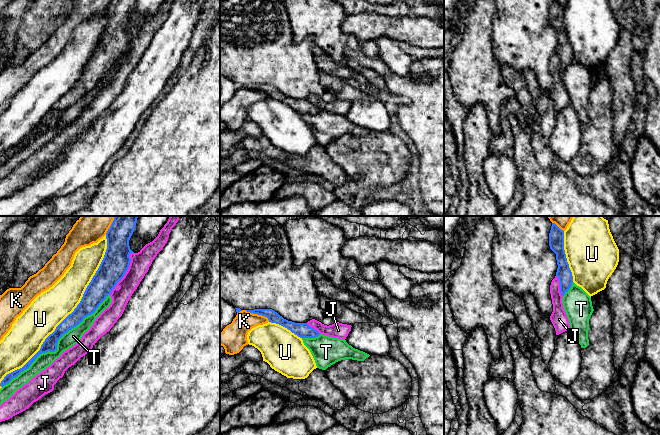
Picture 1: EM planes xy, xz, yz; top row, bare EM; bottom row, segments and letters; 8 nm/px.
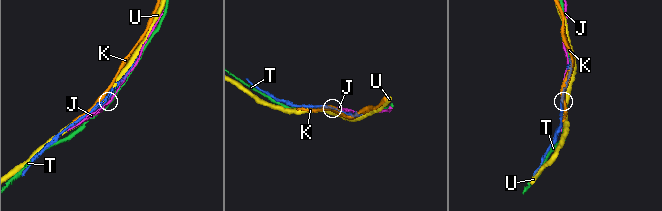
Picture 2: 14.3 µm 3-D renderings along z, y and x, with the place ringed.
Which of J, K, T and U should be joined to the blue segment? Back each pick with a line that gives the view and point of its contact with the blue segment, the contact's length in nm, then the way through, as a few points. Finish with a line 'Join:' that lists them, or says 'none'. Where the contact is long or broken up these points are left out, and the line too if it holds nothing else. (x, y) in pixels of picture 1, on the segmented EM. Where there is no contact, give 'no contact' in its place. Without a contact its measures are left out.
Join: none

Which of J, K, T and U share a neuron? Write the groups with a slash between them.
J / K / T / U

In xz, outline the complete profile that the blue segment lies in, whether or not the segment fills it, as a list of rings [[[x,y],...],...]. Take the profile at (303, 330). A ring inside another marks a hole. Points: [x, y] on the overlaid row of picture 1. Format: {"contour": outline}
{"contour": [[[254,309],[246,310],[247,312],[262,315],[268,318],[269,322],[279,324],[300,338],[315,338],[320,335],[320,333],[314,328],[310,327],[307,323],[295,323],[288,321],[280,316],[277,312],[272,309]]]}

